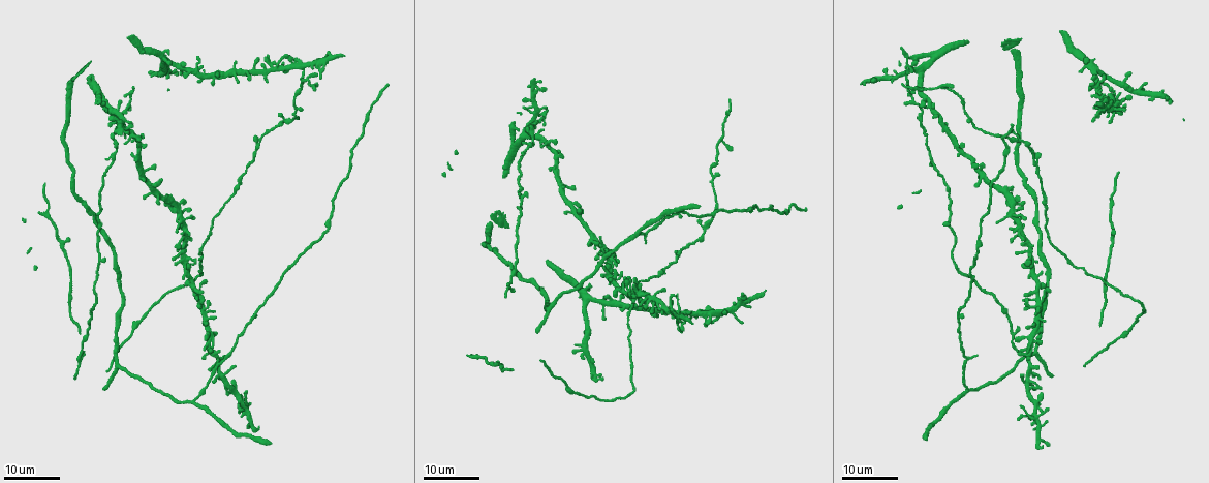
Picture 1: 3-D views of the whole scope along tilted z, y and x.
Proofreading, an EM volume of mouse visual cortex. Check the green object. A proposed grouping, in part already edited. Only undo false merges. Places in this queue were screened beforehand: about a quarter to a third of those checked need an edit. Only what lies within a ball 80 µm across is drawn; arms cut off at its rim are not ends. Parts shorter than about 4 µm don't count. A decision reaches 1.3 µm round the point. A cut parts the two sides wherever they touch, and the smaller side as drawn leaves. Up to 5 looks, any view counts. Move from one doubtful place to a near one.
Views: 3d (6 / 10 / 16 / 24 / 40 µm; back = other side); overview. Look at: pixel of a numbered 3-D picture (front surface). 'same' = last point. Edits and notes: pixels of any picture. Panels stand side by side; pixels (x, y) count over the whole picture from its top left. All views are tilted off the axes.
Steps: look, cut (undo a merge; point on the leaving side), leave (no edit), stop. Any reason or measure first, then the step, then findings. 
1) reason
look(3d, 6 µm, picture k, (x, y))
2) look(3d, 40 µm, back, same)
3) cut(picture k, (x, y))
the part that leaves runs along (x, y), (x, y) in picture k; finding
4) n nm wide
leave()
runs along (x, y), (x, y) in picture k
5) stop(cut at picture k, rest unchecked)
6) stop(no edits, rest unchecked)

thick turns thin
look(3d, 24 µm, picture 1, (961, 97))

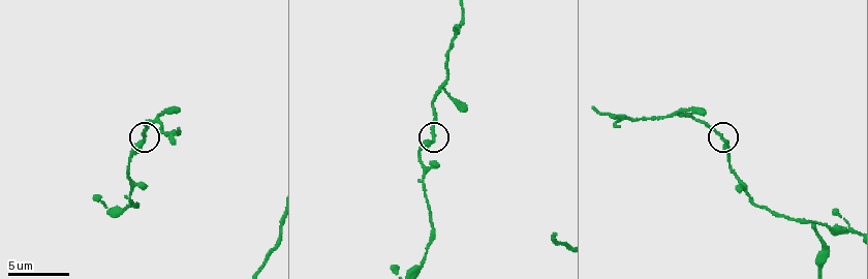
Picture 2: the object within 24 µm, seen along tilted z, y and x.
look(3d, 10 µm, picture 2, (723, 141))

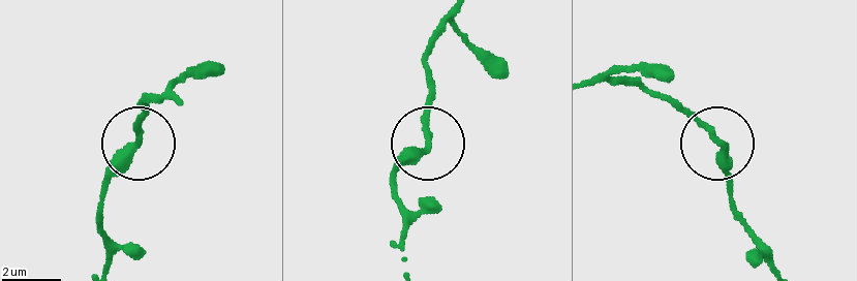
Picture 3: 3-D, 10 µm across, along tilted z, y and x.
look(3d, 6 µm, picture 3, (138, 139))

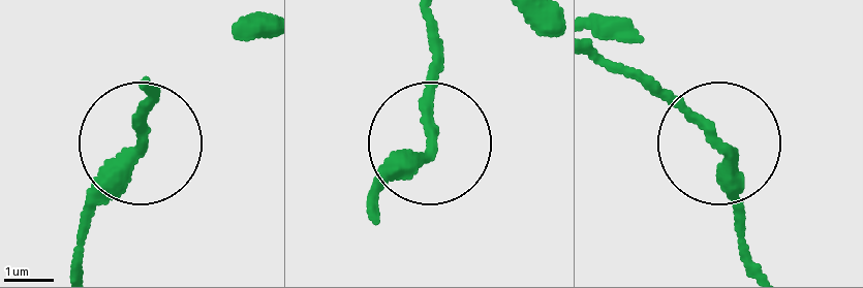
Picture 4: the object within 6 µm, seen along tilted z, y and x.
260 nm wide
leave()
runs along (757, 262), (737, 160), (627, 65) in picture 4; all the same cell

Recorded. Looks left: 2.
look(3d, 24 µm, picture 1, (920, 75))

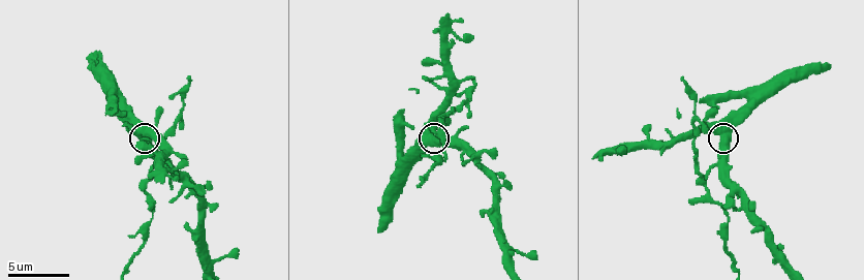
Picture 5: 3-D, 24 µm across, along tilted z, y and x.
look(3d, 10 µm, picture 5, (144, 138))

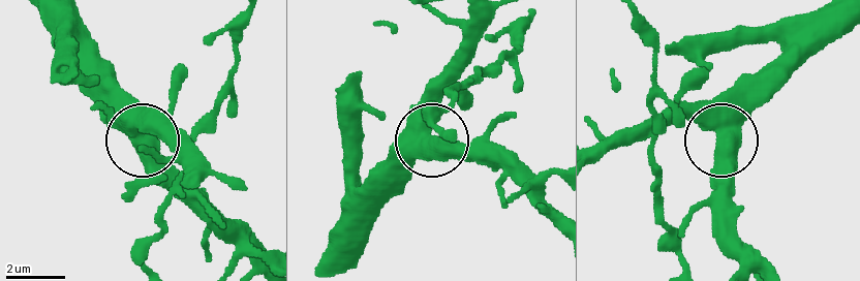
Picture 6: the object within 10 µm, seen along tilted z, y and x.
leave()
continuous, no second cell

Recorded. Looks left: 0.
stop(no edits, rest unchecked)

